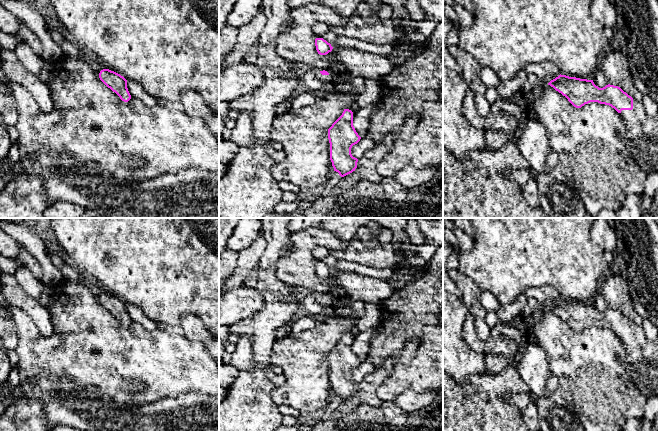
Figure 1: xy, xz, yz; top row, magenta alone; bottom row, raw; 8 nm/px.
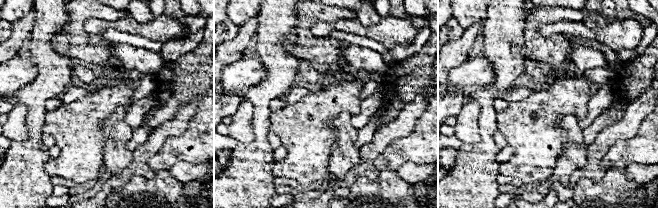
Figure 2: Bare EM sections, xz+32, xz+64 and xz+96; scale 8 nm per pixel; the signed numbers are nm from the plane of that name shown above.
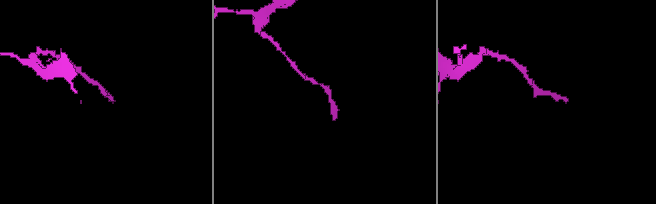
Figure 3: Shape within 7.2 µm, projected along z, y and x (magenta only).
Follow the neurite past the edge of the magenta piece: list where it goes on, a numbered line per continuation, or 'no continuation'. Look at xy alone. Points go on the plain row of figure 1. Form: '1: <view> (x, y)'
1: xy (136, 315)

